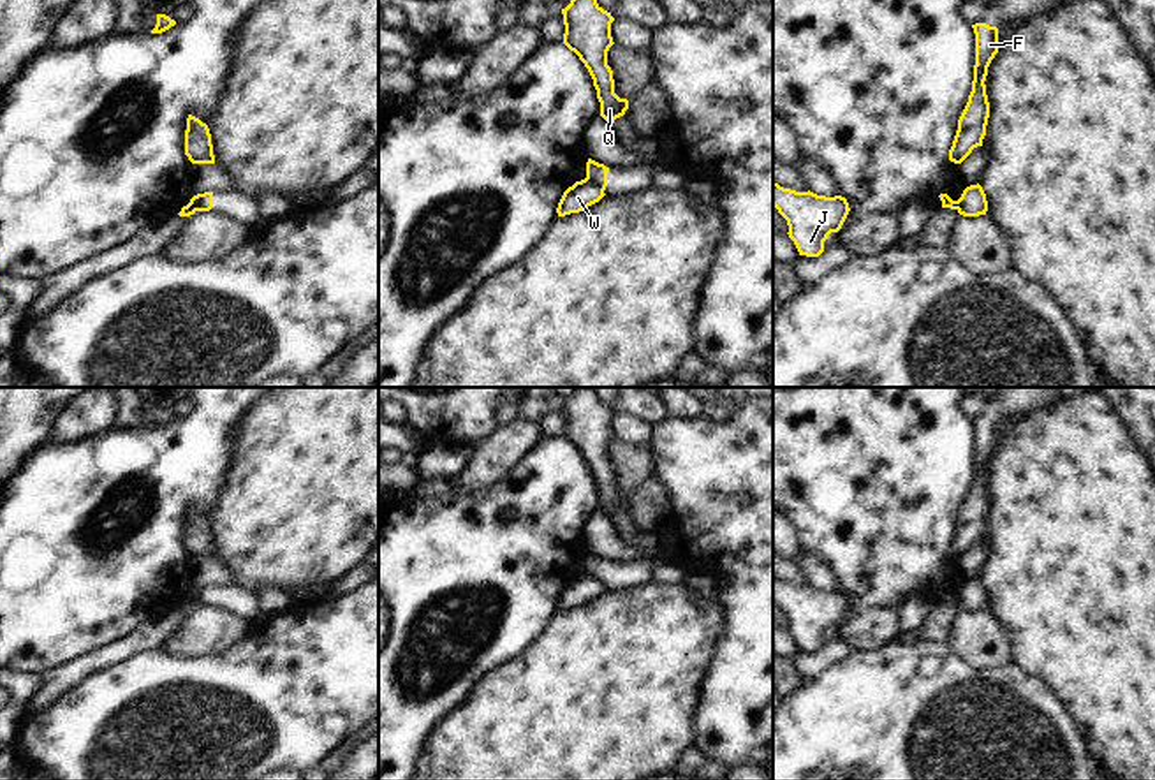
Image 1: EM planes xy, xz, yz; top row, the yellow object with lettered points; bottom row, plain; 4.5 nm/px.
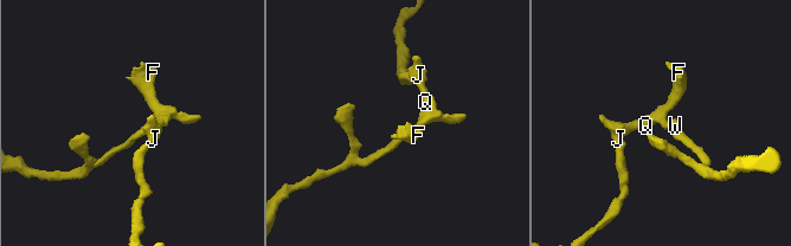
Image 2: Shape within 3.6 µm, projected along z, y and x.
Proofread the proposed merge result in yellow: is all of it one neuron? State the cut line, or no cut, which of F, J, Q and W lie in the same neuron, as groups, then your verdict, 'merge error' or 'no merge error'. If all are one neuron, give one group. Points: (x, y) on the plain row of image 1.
cut in xz along (585, 573), (604, 583); F J Q / W; merge error

